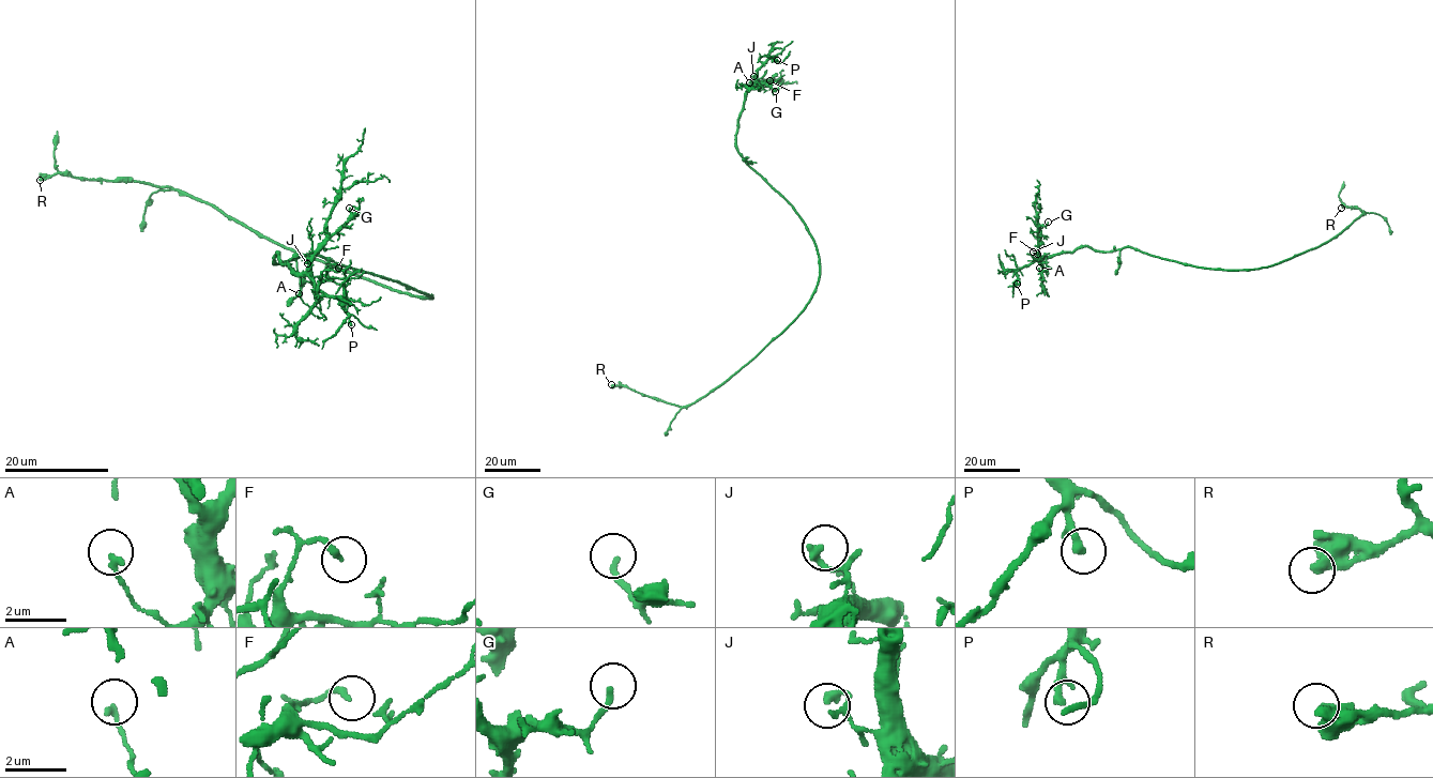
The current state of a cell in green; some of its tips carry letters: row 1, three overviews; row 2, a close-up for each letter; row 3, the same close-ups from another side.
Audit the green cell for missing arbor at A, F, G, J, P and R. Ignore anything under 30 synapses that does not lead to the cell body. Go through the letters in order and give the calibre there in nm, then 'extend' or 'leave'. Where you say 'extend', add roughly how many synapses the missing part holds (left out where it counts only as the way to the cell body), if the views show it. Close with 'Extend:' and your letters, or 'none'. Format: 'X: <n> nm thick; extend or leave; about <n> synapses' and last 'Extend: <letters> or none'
A: 180 nm thick; leave
F: 200 nm thick; leave
G: 200 nm thick; leave
J: 260 nm thick; leave
P: 280 nm thick; leave
R: 440 nm thick; leave
Extend: none

